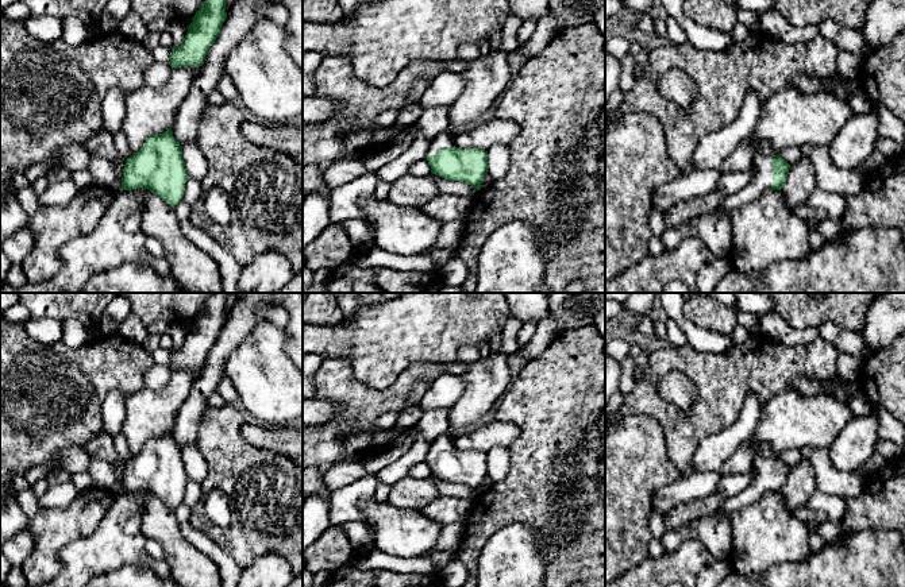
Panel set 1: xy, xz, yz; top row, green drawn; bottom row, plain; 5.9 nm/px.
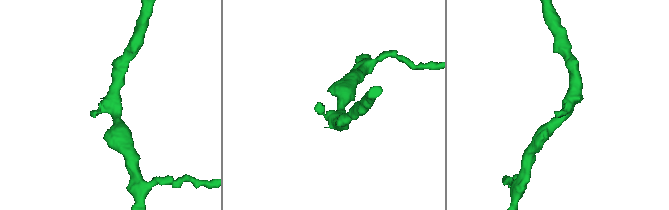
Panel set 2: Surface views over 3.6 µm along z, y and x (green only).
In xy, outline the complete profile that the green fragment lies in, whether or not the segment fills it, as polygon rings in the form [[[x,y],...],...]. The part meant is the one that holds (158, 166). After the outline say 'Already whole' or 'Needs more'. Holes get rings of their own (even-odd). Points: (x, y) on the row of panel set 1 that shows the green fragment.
[[[169,128],[150,136],[138,152],[126,159],[122,192],[145,188],[174,208],[184,197],[188,178],[182,147]]]. Already whole

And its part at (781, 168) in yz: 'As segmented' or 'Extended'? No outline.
Extended

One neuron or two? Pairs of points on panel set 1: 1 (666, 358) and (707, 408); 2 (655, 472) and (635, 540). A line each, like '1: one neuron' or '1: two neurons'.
1: one neuron
2: one neuron

